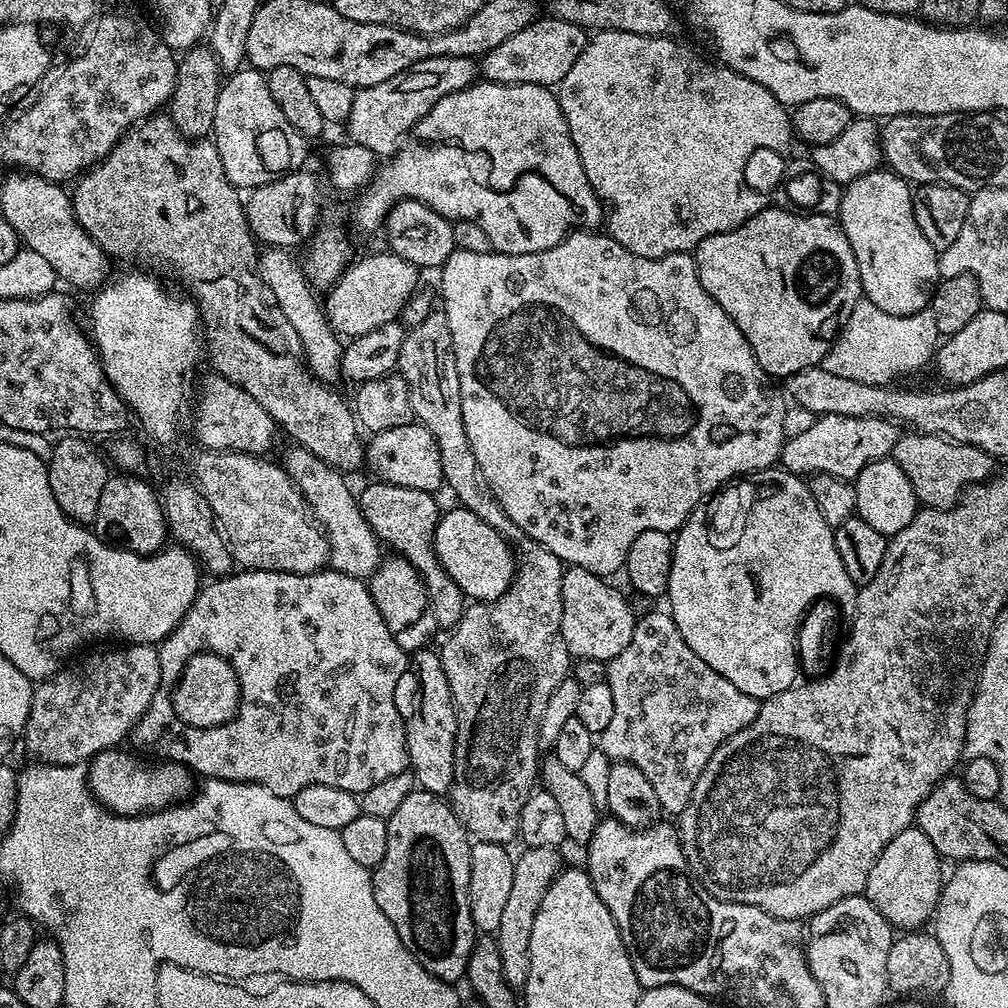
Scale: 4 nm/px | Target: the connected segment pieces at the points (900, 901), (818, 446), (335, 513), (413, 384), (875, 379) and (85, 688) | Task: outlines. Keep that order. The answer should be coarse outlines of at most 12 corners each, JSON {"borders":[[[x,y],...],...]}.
{"borders":[[[918,827],[870,870],[869,902],[896,930],[940,905],[942,857]],[[821,416],[785,439],[782,464],[804,478],[855,481],[891,457],[891,419]],[[292,446],[282,467],[328,540],[331,567],[371,577],[381,541],[343,475]],[[443,310],[405,331],[395,371],[412,415],[436,439],[459,507],[506,538],[462,422]],[[862,298],[822,367],[888,384],[929,363],[931,310],[886,314]],[[125,643],[33,687],[33,761],[115,749],[161,691],[160,649]]]}

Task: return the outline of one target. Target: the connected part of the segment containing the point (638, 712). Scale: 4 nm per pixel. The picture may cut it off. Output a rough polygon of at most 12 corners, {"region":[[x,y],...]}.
{"region":[[667,611],[607,661],[598,748],[665,813],[761,705]]}

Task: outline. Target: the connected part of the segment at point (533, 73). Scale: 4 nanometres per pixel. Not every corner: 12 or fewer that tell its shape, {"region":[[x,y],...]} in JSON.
{"region":[[538,18],[479,61],[494,84],[559,85],[585,29]]}

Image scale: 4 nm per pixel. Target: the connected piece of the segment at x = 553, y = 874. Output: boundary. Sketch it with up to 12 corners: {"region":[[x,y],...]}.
{"region":[[529,848],[494,934],[513,990],[530,970],[532,912],[560,875],[560,852]]}

